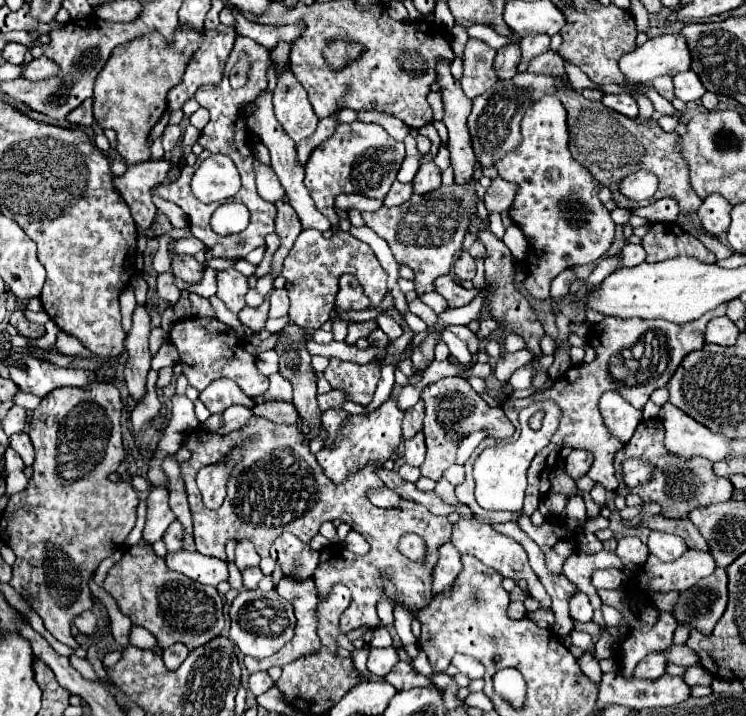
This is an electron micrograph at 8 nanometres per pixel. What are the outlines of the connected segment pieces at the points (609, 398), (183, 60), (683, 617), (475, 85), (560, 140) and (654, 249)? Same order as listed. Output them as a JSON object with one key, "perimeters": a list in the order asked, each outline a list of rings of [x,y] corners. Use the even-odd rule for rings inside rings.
{"perimeters":[[[[608,391],[600,399],[600,413],[608,433],[620,439],[624,445],[632,439],[636,425],[642,421],[642,411],[634,409],[628,401],[620,399],[616,391]]],[[[178,25],[172,41],[160,33],[144,35],[112,51],[104,69],[96,77],[94,87],[94,119],[100,127],[110,127],[118,135],[116,151],[126,165],[150,159],[148,135],[166,111],[168,91],[182,81],[188,61],[200,49],[200,29],[192,25]]],[[[716,567],[712,575],[700,579],[700,583],[696,583],[690,591],[682,591],[670,613],[676,617],[678,625],[688,625],[702,635],[712,635],[714,625],[726,611],[726,603],[728,575],[726,569]],[[690,595],[694,603],[690,603]]],[[[468,39],[464,49],[464,77],[462,77],[462,89],[468,99],[474,99],[482,95],[490,85],[496,83],[494,73],[494,55],[496,51],[488,47],[480,39]]],[[[544,95],[528,107],[520,133],[522,141],[516,151],[504,155],[494,167],[502,179],[518,185],[510,217],[530,237],[524,287],[532,297],[548,299],[550,283],[560,271],[594,263],[608,251],[614,239],[614,221],[598,199],[600,183],[568,151],[566,109],[554,95]]],[[[652,223],[648,233],[642,237],[642,247],[646,249],[648,263],[672,259],[678,255],[690,255],[704,263],[716,263],[712,251],[706,249],[692,233],[684,231],[678,223]]]]}

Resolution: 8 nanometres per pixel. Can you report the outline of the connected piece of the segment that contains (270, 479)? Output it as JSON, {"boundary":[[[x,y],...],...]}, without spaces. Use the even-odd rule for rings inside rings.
{"boundary":[[[258,416],[252,417],[248,425],[244,425],[244,429],[233,431],[224,437],[208,433],[200,439],[200,433],[192,433],[184,439],[184,447],[192,451],[192,457],[180,463],[180,469],[186,481],[188,503],[194,517],[196,551],[226,559],[224,545],[228,539],[248,539],[254,543],[260,557],[268,557],[270,545],[284,531],[294,533],[302,541],[310,541],[324,521],[340,519],[370,543],[368,555],[362,556],[346,548],[328,546],[324,549],[327,551],[321,553],[314,572],[313,580],[319,596],[326,596],[336,583],[344,583],[352,591],[352,603],[342,613],[340,631],[350,633],[362,625],[377,625],[380,620],[376,605],[382,597],[388,597],[392,603],[400,603],[408,609],[412,619],[416,619],[416,613],[432,603],[432,567],[436,565],[438,549],[452,537],[452,525],[446,517],[436,517],[414,501],[400,501],[400,505],[394,509],[374,507],[366,499],[366,491],[372,487],[384,487],[384,483],[376,474],[372,463],[364,465],[344,483],[332,483],[316,463],[316,457],[310,453],[304,439],[306,437],[296,423],[278,425]],[[236,447],[240,447],[242,459],[228,479],[226,499],[220,509],[206,509],[196,487],[196,473],[200,471],[200,467],[224,459],[224,455],[232,453]],[[404,533],[420,533],[420,537],[426,541],[428,559],[424,565],[412,563],[396,549]],[[327,553],[331,553],[329,561],[326,560],[326,555],[329,556]]]}

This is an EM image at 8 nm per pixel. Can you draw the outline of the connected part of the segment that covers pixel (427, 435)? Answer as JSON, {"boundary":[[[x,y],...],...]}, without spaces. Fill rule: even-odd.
{"boundary":[[[446,377],[446,379],[440,379],[432,385],[428,385],[422,391],[422,401],[424,401],[424,409],[426,409],[424,439],[426,439],[426,449],[428,449],[426,459],[420,465],[422,477],[434,479],[434,481],[442,479],[442,473],[456,459],[458,445],[454,445],[452,439],[460,437],[460,435],[470,435],[470,433],[480,431],[480,429],[486,429],[488,437],[508,439],[510,435],[514,435],[514,427],[506,419],[504,411],[500,407],[488,407],[486,401],[462,377]],[[482,425],[486,425],[486,427],[482,427]]]}

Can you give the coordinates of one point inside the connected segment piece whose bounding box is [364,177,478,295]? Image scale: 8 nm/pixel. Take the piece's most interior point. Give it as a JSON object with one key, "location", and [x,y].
{"location":[425,233]}

